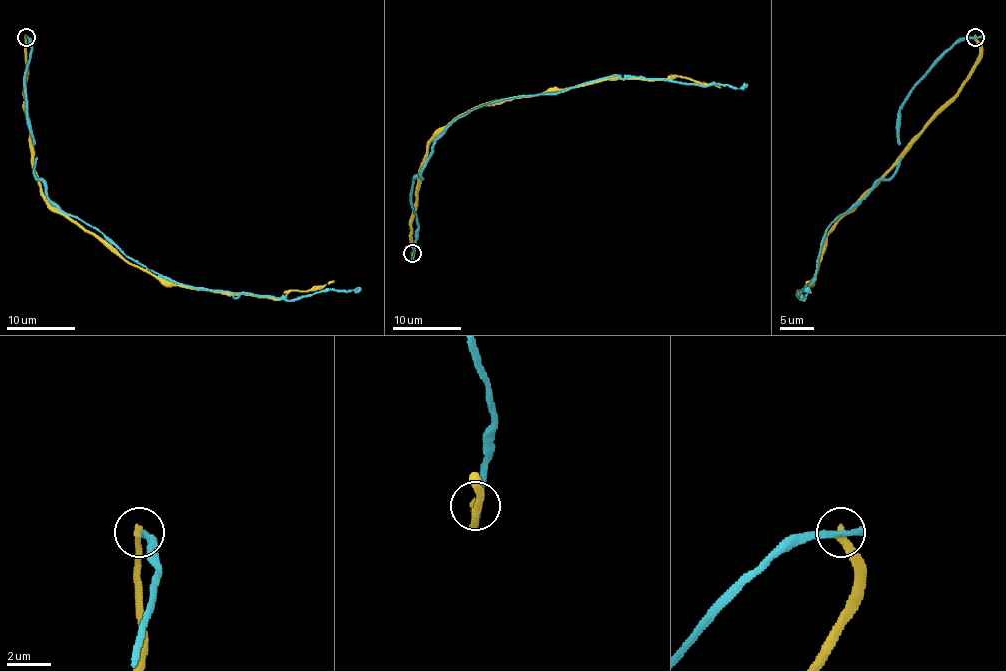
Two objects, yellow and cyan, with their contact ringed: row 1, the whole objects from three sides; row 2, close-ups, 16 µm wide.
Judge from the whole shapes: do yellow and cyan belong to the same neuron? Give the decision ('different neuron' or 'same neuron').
different neuron

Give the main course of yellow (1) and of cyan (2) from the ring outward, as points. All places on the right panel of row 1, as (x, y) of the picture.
1: (975, 36), (979, 64), (970, 77), (827, 235), (818, 269), (801, 298), (798, 291), (810, 281)
2: (975, 36), (910, 93), (900, 165), (827, 228), (806, 288)

